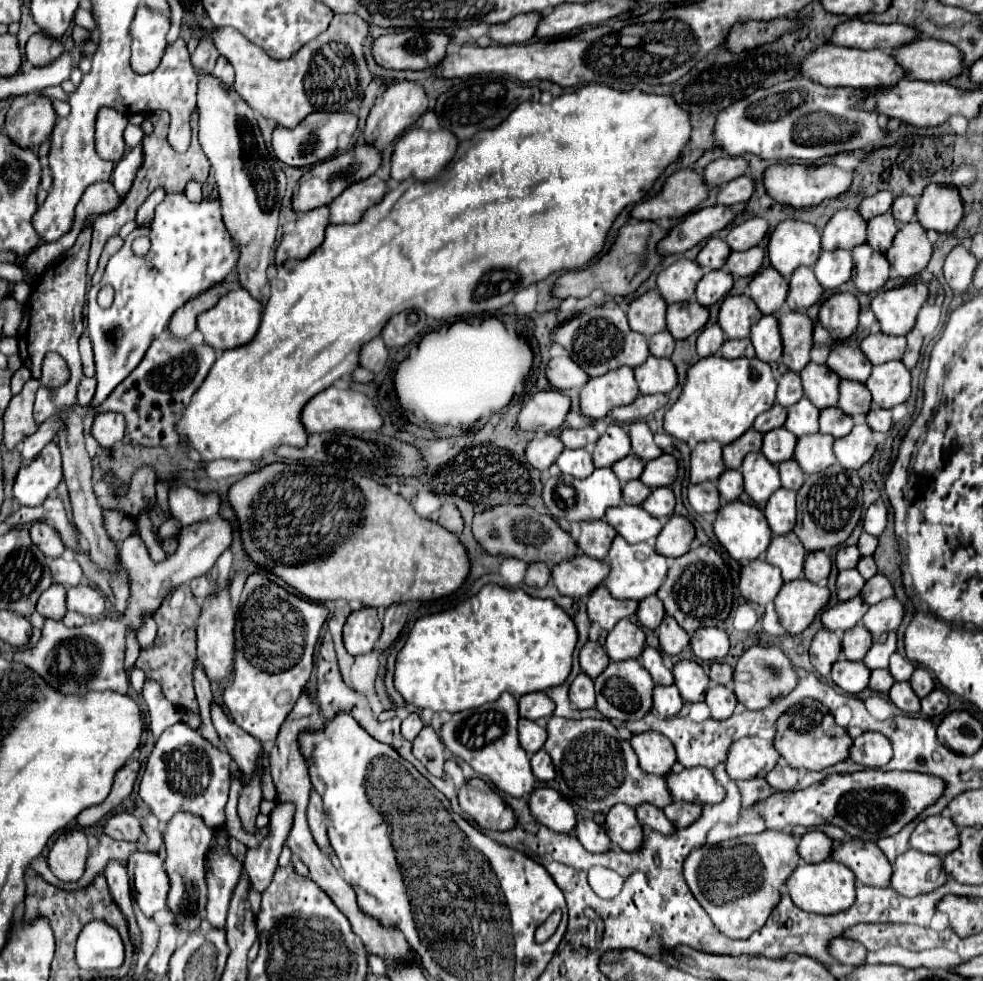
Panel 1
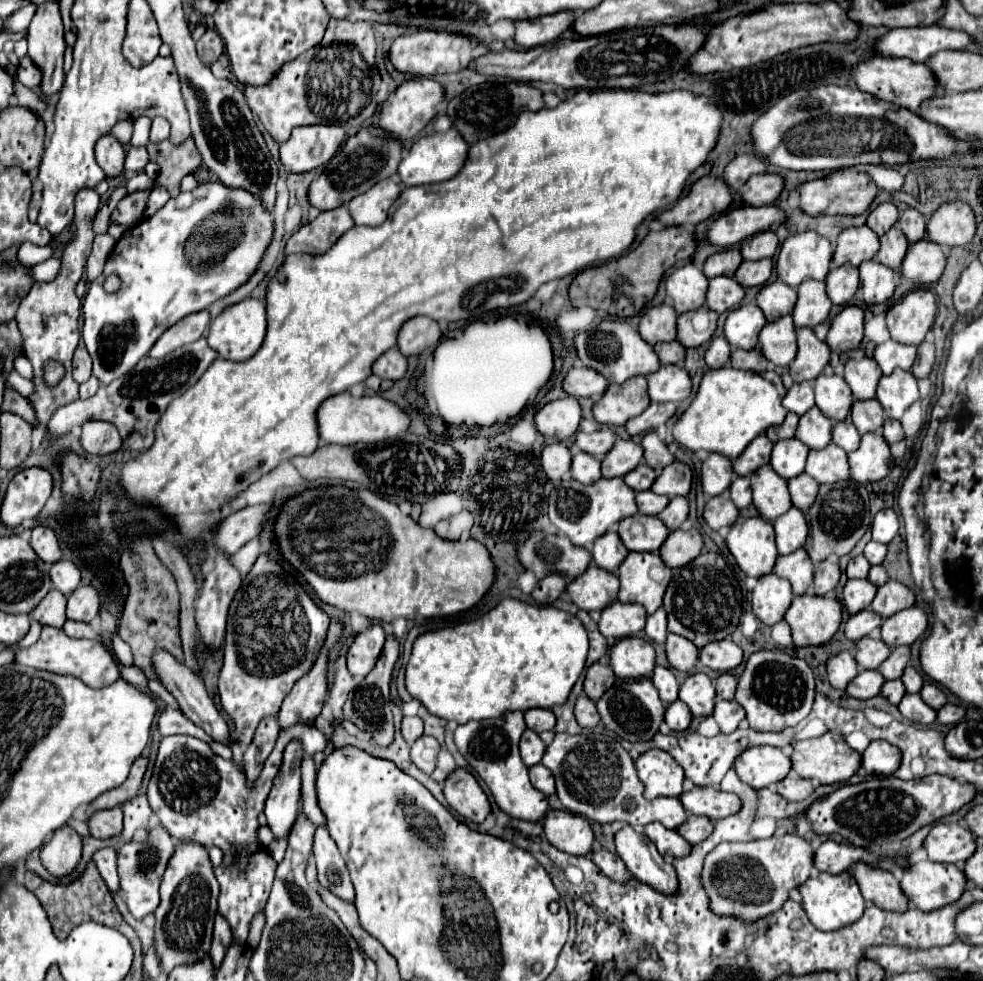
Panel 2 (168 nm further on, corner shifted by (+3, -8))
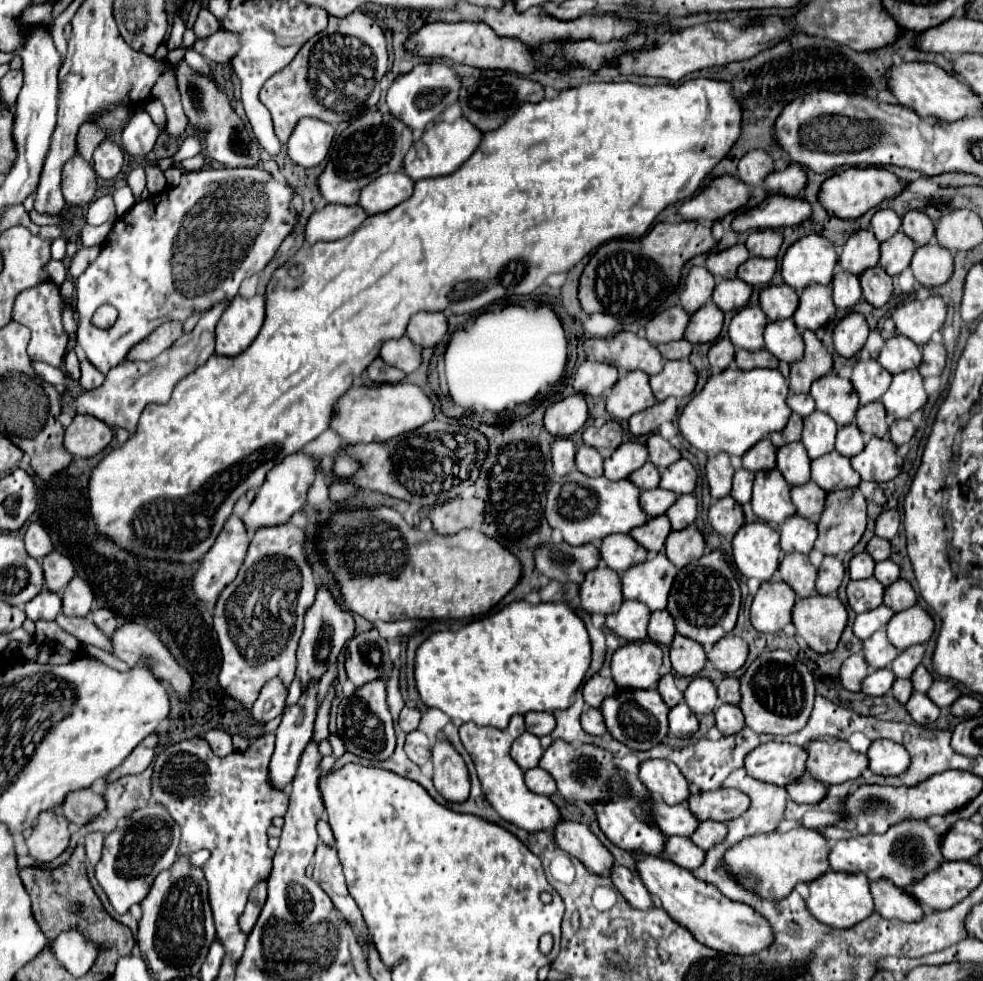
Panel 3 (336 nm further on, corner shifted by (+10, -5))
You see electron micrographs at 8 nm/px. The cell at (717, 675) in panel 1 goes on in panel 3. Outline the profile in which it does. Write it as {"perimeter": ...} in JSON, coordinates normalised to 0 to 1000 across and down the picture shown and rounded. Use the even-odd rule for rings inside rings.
{"perimeter":[[[746,689],[733,693],[733,697],[729,699],[729,705],[731,705],[731,714],[738,718],[752,718],[752,714],[754,714],[752,693]]]}

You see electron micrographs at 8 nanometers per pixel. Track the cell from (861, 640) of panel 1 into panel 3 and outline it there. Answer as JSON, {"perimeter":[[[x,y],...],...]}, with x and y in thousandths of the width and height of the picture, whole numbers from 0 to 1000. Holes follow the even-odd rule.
{"perimeter":[[[894,642],[884,652],[878,654],[878,669],[884,677],[884,683],[890,685],[906,679],[906,675],[915,669],[915,663],[902,652],[900,642]]]}

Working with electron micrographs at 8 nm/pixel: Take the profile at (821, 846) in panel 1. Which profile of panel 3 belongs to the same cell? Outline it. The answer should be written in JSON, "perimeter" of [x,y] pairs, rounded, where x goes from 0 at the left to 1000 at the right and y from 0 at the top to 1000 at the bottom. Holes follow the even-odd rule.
{"perimeter":[[[917,836],[915,840],[904,842],[900,850],[874,850],[851,858],[845,864],[843,879],[851,889],[880,889],[886,899],[900,895],[915,905],[925,905],[929,899],[935,899],[945,889],[953,887],[961,875],[957,871],[957,850],[953,850],[943,836]]]}

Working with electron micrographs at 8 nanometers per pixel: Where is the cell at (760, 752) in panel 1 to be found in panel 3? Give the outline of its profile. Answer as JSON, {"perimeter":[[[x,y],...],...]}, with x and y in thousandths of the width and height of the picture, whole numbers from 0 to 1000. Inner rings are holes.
{"perimeter":[[[780,756],[758,773],[758,783],[770,795],[801,801],[819,789],[819,777],[821,767],[817,760]]]}

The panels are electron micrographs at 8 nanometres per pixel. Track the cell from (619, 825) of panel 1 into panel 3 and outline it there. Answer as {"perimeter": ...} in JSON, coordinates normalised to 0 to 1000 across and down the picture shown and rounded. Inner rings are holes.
{"perimeter":[[[644,871],[648,877],[648,889],[658,901],[660,909],[670,917],[672,926],[695,946],[699,946],[713,962],[736,972],[772,972],[786,962],[786,946],[778,934],[766,928],[762,922],[746,919],[738,915],[729,903],[707,895],[701,887],[664,873]]]}

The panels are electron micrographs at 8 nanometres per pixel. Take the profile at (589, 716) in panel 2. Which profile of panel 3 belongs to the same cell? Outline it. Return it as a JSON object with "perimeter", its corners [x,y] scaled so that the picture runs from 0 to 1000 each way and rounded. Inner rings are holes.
{"perimeter":[[[597,722],[591,730],[591,740],[597,748],[603,748],[603,750],[615,750],[617,748],[617,742],[615,742],[615,736],[613,736],[613,728],[605,722]]]}

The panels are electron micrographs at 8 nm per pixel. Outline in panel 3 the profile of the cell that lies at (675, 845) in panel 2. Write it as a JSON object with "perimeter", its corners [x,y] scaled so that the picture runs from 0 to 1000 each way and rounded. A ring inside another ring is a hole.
{"perimeter":[[[681,852],[681,860],[677,860],[677,875],[691,881],[697,887],[707,887],[717,877],[717,866],[705,860],[703,854]]]}

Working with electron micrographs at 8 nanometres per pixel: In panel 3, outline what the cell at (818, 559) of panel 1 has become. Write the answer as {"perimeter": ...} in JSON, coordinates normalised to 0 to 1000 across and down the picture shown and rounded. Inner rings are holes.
{"perimeter":[[[839,567],[835,577],[833,577],[833,587],[831,587],[831,603],[833,606],[845,606],[851,603],[860,587],[860,577],[851,567]]]}

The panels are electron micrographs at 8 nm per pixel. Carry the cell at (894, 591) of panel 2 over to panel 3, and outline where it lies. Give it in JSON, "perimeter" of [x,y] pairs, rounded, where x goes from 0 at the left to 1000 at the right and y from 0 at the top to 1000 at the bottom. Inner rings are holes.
{"perimeter":[[[913,591],[913,593],[908,593],[906,597],[900,599],[898,616],[908,620],[910,624],[923,622],[925,618],[931,618],[931,614],[933,614],[931,601],[927,599],[927,595],[923,591]]]}

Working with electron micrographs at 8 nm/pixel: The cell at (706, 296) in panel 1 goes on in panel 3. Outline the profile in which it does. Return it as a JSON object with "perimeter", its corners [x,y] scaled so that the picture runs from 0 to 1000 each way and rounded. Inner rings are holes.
{"perimeter":[[[748,283],[748,285],[733,285],[729,287],[729,294],[725,298],[725,308],[736,316],[754,316],[760,312],[762,304],[766,300],[766,294],[762,290],[758,290],[756,285]]]}

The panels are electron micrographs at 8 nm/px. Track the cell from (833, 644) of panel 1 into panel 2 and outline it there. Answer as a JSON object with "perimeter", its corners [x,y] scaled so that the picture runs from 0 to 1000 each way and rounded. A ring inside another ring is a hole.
{"perimeter":[[[857,664],[852,668],[846,668],[840,674],[840,686],[842,686],[842,694],[846,700],[850,702],[859,702],[867,688],[871,688],[871,674],[867,674],[867,666],[865,664]]]}

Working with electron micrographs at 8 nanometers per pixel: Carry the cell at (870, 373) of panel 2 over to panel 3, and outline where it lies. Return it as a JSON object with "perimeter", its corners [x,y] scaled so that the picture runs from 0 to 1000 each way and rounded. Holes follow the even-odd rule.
{"perimeter":[[[874,367],[866,383],[866,389],[874,402],[876,412],[892,410],[904,396],[906,387],[908,387],[908,381],[902,379],[892,367],[882,367],[882,369]]]}

